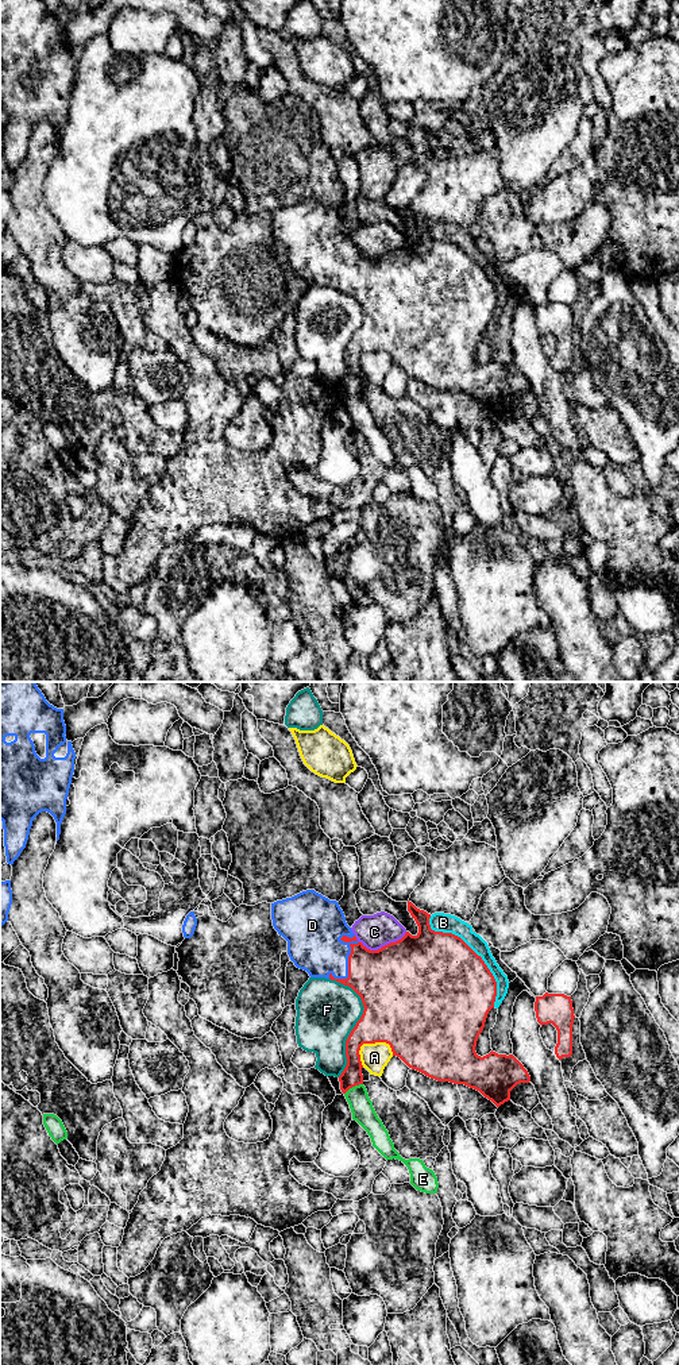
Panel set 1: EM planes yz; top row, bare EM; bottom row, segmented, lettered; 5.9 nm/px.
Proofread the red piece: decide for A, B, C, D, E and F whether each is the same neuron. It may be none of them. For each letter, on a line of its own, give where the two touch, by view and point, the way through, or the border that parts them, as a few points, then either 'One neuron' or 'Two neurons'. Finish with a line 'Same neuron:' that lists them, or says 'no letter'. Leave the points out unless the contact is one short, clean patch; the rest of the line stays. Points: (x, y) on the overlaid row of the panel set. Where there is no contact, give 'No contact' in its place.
A: Touches red at yz (378, 1041). Two neurons
B: Touches red at yz (473, 951). Two neurons
C: Touches red at yz (381, 948). Two neurons
D: Touches red at yz (348, 966). One neuron
E: Touches red at yz (352, 1086). Boundary: yz (362, 1083), (351, 1087), (344, 1094). Two neurons
F: Touches red at yz (357, 1022). Two neurons
Same neuron: D

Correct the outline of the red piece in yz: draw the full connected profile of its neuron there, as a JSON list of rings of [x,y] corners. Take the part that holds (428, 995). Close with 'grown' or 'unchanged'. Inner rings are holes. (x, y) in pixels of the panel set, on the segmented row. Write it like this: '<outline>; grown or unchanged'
[[[315,890],[302,891],[292,898],[286,898],[282,901],[277,901],[271,903],[271,919],[273,926],[288,941],[288,955],[294,965],[300,969],[304,969],[309,973],[310,978],[325,978],[331,980],[336,980],[344,986],[351,987],[362,999],[363,1003],[363,1014],[360,1019],[356,1022],[355,1027],[351,1030],[347,1041],[346,1041],[346,1057],[347,1065],[342,1075],[339,1076],[340,1090],[346,1094],[350,1088],[363,1084],[363,1075],[362,1075],[362,1061],[360,1061],[360,1046],[363,1044],[375,1044],[375,1042],[386,1042],[390,1045],[393,1056],[400,1057],[409,1068],[416,1069],[425,1076],[435,1079],[437,1081],[450,1081],[454,1084],[464,1084],[470,1088],[479,1091],[485,1098],[491,1100],[497,1107],[504,1104],[505,1102],[510,1100],[510,1091],[520,1083],[529,1083],[531,1076],[524,1065],[513,1056],[513,1054],[498,1054],[495,1052],[490,1052],[489,1054],[481,1057],[475,1052],[477,1041],[479,1034],[485,1027],[485,1022],[487,1018],[489,1011],[494,1007],[495,996],[497,996],[497,982],[482,960],[460,937],[452,933],[443,933],[435,932],[431,929],[428,914],[424,910],[417,909],[412,902],[408,901],[408,911],[410,913],[412,918],[416,921],[418,926],[418,933],[412,936],[409,932],[405,936],[396,941],[382,946],[378,951],[367,949],[362,942],[359,942],[352,933],[351,928],[346,922],[346,917],[343,910],[339,906],[339,902],[329,901],[328,898],[323,896],[321,894],[316,892]]]; grown

